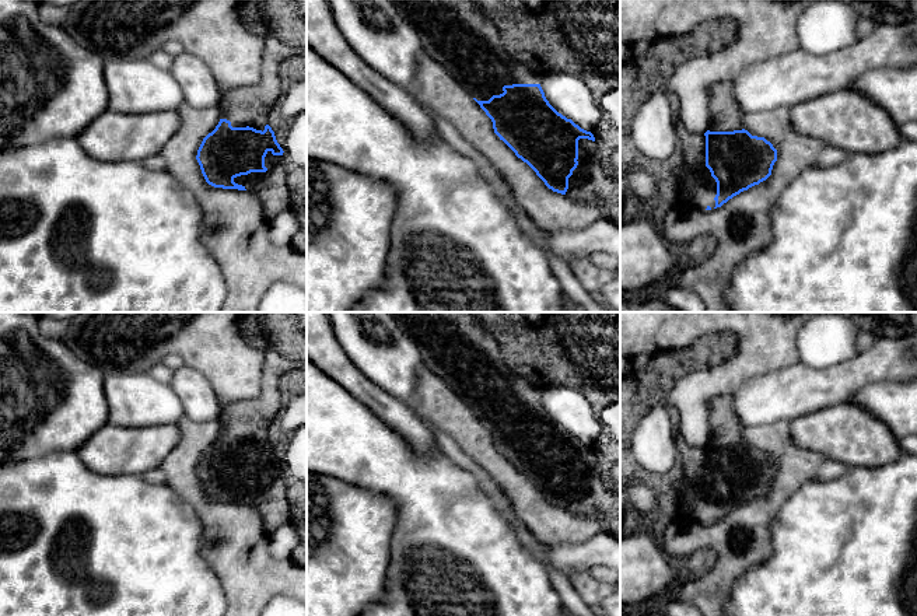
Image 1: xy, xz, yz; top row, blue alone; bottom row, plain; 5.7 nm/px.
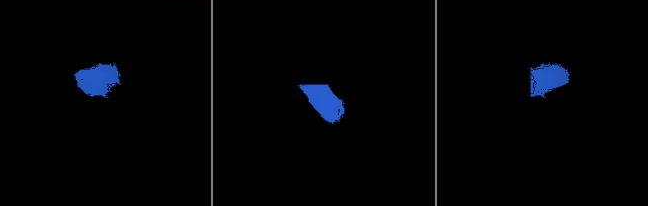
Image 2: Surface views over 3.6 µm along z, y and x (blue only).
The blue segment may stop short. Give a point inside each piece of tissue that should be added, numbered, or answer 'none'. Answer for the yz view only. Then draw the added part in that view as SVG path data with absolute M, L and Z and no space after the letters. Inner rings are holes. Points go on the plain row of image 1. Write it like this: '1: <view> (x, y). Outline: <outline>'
1: yz (693, 492). Outline: M676 433L676 447L683 461L683 479L671 487L673 512L680 507L689 510L689 518L706 524L715 521L717 496L706 480L706 449L685 442Z

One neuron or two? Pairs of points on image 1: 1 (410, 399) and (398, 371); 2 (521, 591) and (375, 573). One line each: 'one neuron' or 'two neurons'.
1: one neuron
2: two neurons

